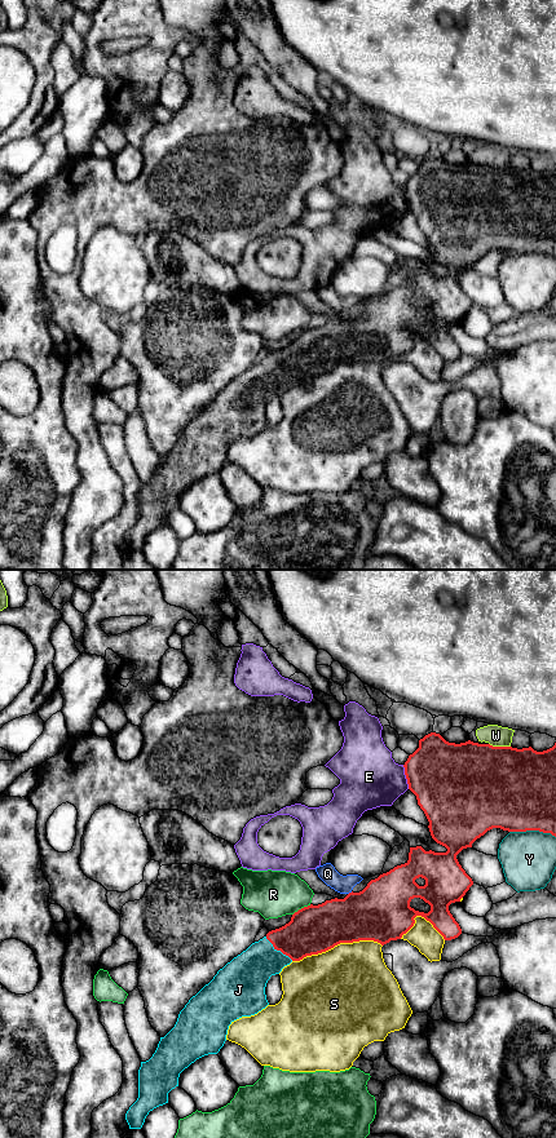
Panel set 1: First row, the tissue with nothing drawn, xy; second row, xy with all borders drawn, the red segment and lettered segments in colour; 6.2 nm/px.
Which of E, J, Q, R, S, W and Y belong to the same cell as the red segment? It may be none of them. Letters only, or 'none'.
J

